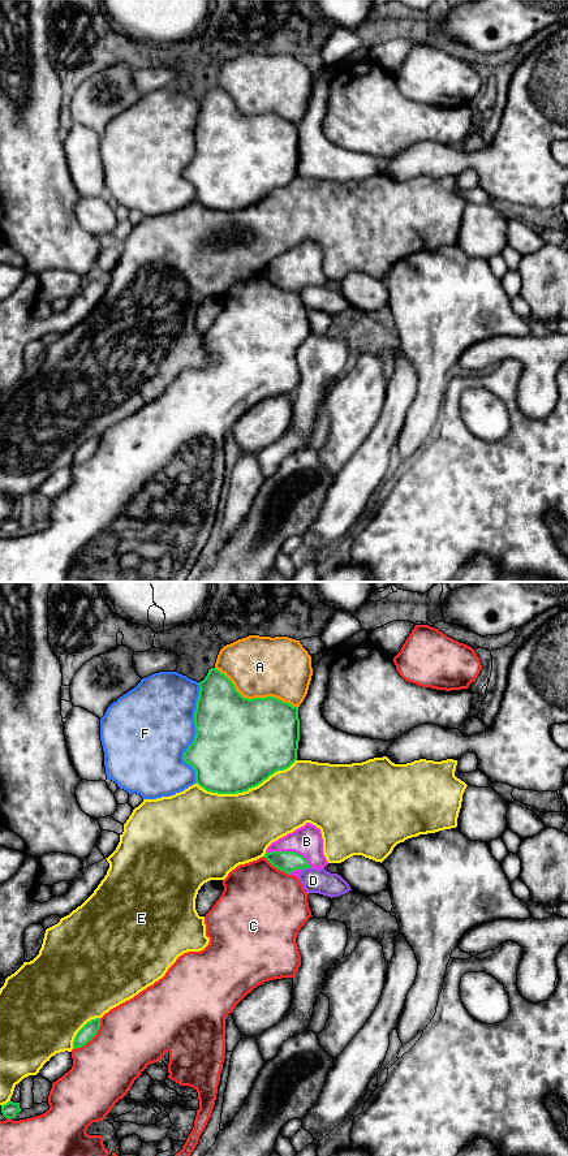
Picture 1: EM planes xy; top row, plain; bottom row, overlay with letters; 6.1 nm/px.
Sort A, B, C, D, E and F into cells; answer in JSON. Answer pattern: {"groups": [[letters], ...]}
{"groups": [["A"], ["B"], ["C"], ["D"], ["E"], ["F"]]}

